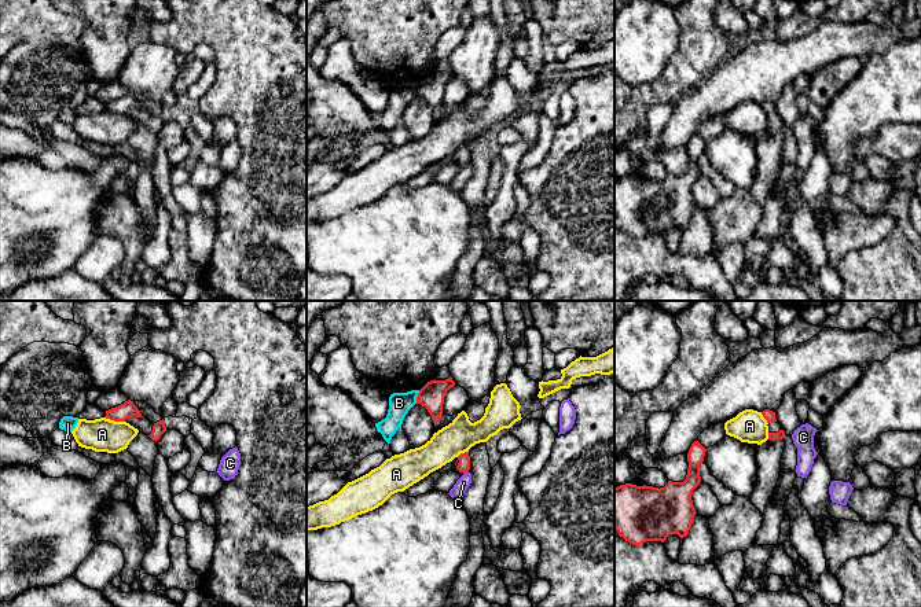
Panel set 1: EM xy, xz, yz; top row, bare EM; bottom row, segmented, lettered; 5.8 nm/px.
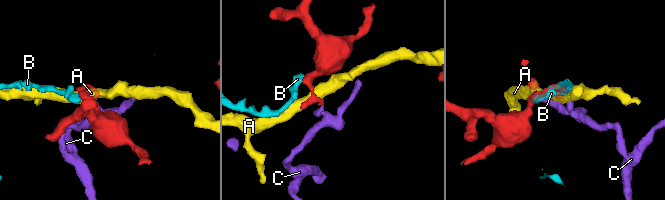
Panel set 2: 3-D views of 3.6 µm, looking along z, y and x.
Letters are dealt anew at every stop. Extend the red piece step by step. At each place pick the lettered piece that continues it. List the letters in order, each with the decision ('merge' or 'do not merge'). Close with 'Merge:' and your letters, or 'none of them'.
A: do not merge
B: do not merge
C: do not merge
Merge: none of them

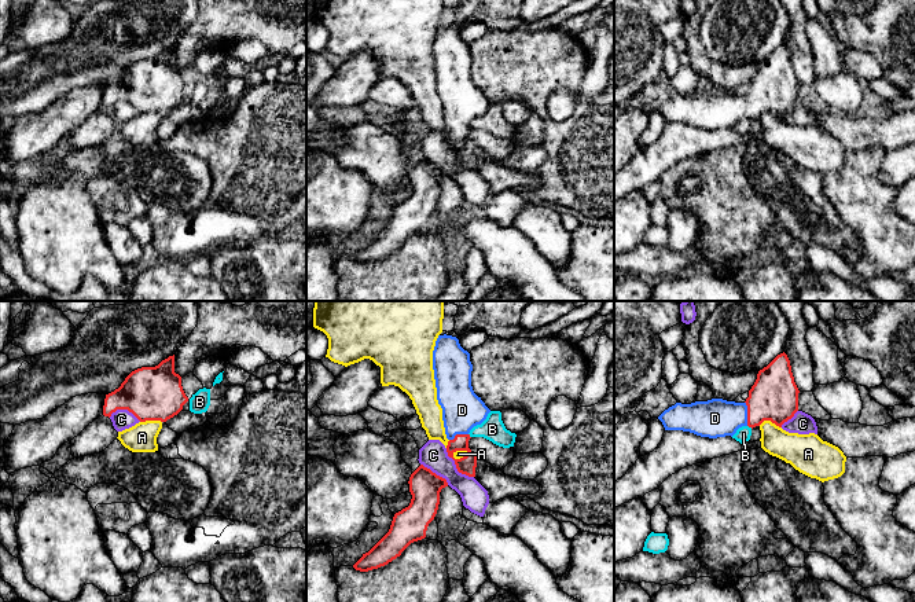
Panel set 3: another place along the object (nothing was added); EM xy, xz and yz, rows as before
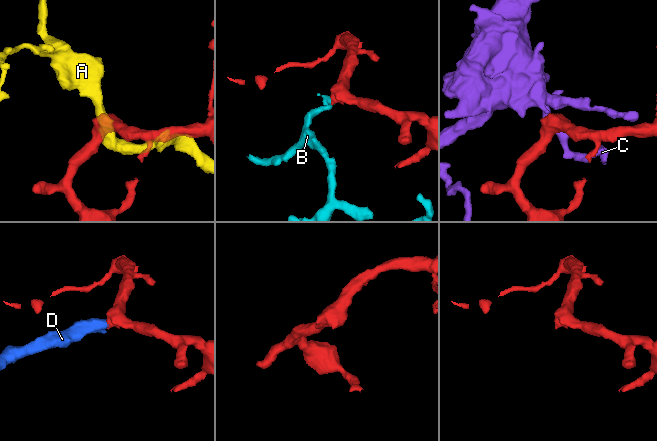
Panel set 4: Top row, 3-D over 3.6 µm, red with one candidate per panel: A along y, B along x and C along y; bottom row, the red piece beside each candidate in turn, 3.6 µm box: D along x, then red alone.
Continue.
A: do not merge
B: do not merge
C: do not merge
D: merge
Merge: D

